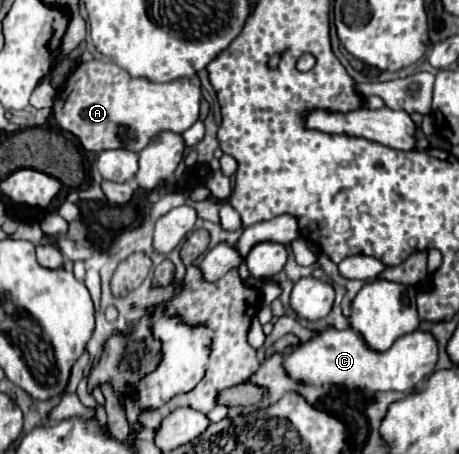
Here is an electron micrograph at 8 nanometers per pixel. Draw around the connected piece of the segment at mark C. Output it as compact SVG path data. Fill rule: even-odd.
M329 327L307 343L299 343L289 355L283 357L283 371L305 385L321 387L333 385L347 391L375 393L375 391L409 391L417 387L429 373L433 373L437 363L437 341L431 333L413 331L399 337L389 351L373 351L365 345L357 331Z

